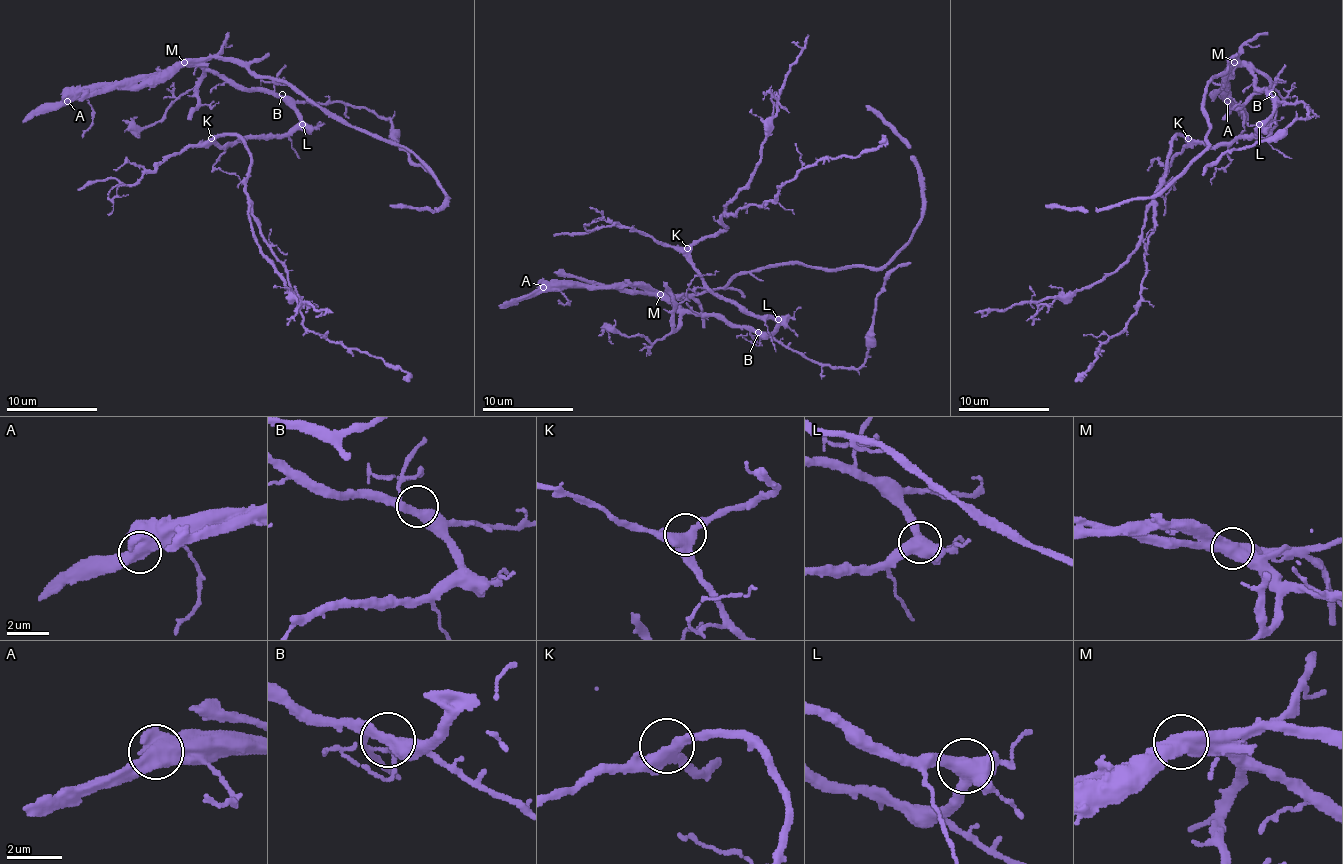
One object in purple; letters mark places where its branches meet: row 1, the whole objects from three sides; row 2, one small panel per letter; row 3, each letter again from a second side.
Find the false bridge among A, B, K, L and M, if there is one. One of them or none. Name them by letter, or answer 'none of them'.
M

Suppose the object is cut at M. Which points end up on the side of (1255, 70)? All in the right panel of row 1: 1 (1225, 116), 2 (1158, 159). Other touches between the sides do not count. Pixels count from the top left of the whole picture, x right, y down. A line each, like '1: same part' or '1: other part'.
1: same part
2: same part

